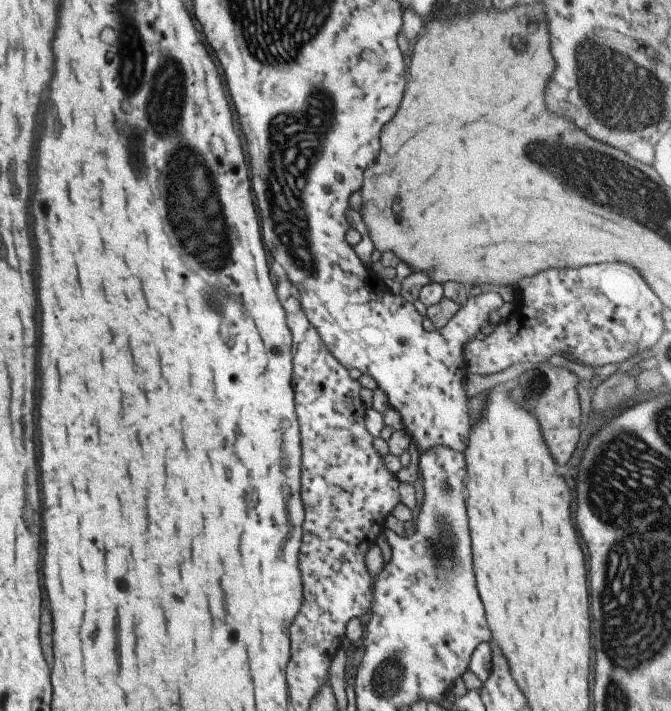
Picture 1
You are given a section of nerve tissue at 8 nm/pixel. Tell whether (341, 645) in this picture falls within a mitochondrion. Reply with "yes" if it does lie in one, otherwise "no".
no

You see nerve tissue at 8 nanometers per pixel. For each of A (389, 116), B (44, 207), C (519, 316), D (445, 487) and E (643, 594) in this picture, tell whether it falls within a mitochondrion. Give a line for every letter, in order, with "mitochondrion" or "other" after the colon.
A: other
B: other
C: other
D: mitochondrion
E: mitochondrion

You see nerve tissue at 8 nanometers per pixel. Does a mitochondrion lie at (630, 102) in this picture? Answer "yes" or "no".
yes

